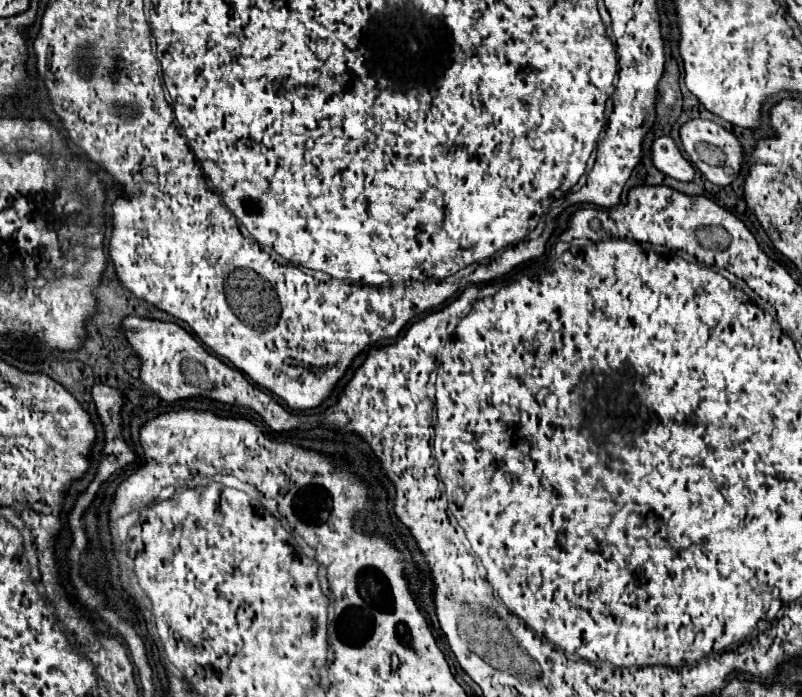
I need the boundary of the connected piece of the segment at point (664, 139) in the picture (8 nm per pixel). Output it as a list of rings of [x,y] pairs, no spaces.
[[[660,136],[652,144],[652,162],[654,166],[664,172],[666,176],[680,180],[680,182],[692,182],[694,180],[694,166],[682,156],[676,142],[670,136]]]

